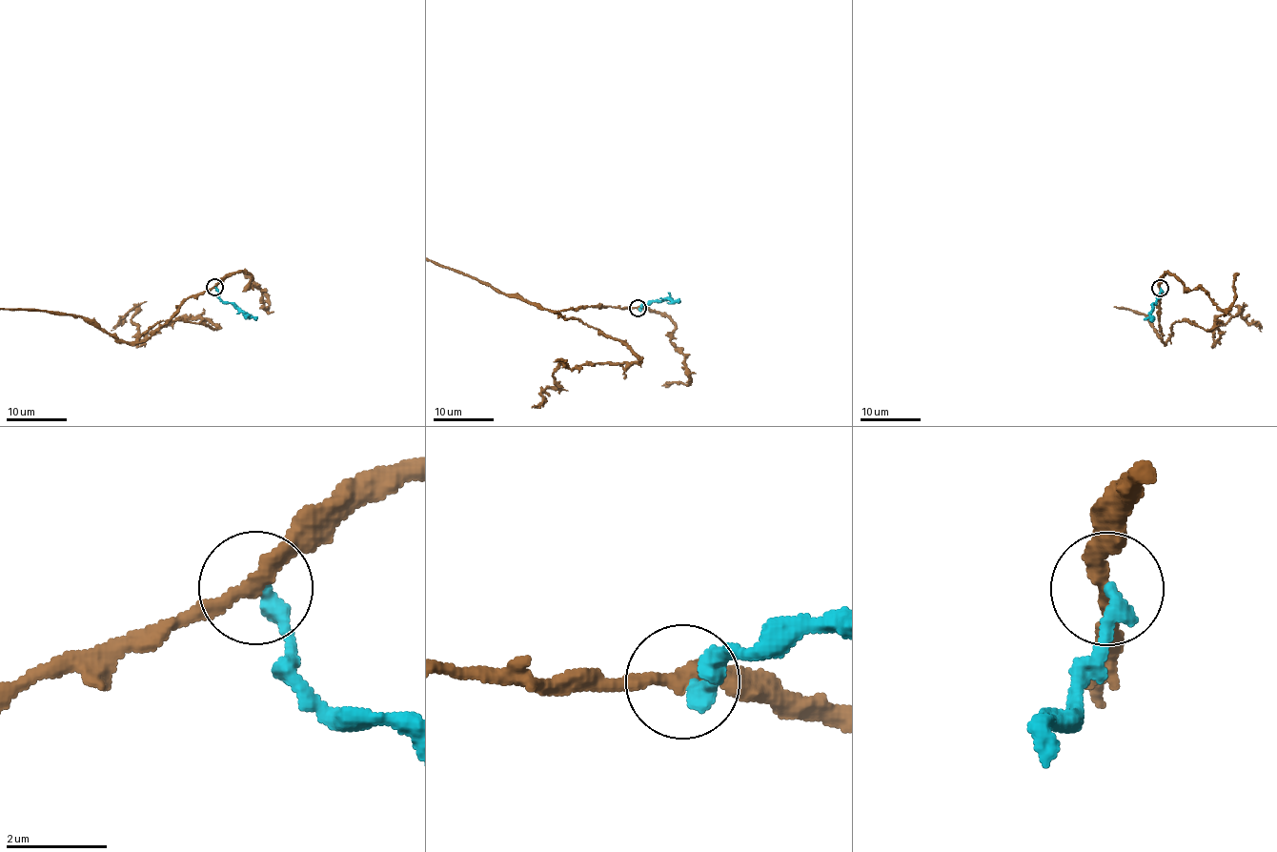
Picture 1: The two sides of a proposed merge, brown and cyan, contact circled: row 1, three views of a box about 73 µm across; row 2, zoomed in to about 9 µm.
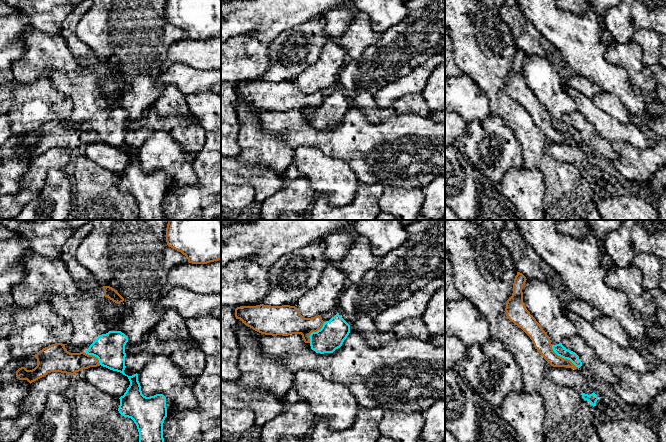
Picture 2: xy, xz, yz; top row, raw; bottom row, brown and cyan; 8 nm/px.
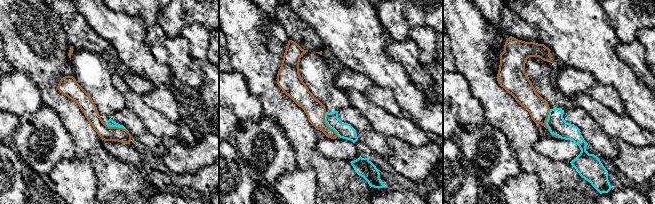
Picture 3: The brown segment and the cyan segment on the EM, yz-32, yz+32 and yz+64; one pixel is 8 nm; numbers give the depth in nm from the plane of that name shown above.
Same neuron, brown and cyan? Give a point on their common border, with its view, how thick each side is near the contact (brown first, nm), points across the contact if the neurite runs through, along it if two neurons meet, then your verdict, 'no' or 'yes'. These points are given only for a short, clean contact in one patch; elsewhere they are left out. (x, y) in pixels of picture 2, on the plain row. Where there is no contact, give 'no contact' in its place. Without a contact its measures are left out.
contact yz (563, 134); calibres 140 and 90 nm; border yz (551, 121), (551, 124), (558, 131), (569, 135), (578, 144); no

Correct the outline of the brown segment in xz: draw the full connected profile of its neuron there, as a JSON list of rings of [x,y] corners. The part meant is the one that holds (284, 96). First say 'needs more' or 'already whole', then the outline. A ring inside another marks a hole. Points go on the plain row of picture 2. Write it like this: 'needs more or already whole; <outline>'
already whole; [[[256,81],[235,85],[236,95],[265,111],[301,110],[305,119],[310,119],[310,110],[320,106],[324,100],[321,91],[304,94],[295,82]]]

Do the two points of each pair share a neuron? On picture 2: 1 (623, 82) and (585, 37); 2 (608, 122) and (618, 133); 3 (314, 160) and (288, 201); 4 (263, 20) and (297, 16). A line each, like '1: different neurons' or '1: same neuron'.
1: same neuron
2: same neuron
3: different neurons
4: same neuron

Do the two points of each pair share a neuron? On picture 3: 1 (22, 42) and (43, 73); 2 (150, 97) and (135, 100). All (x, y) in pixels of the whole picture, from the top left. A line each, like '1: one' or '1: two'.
1: one
2: two

